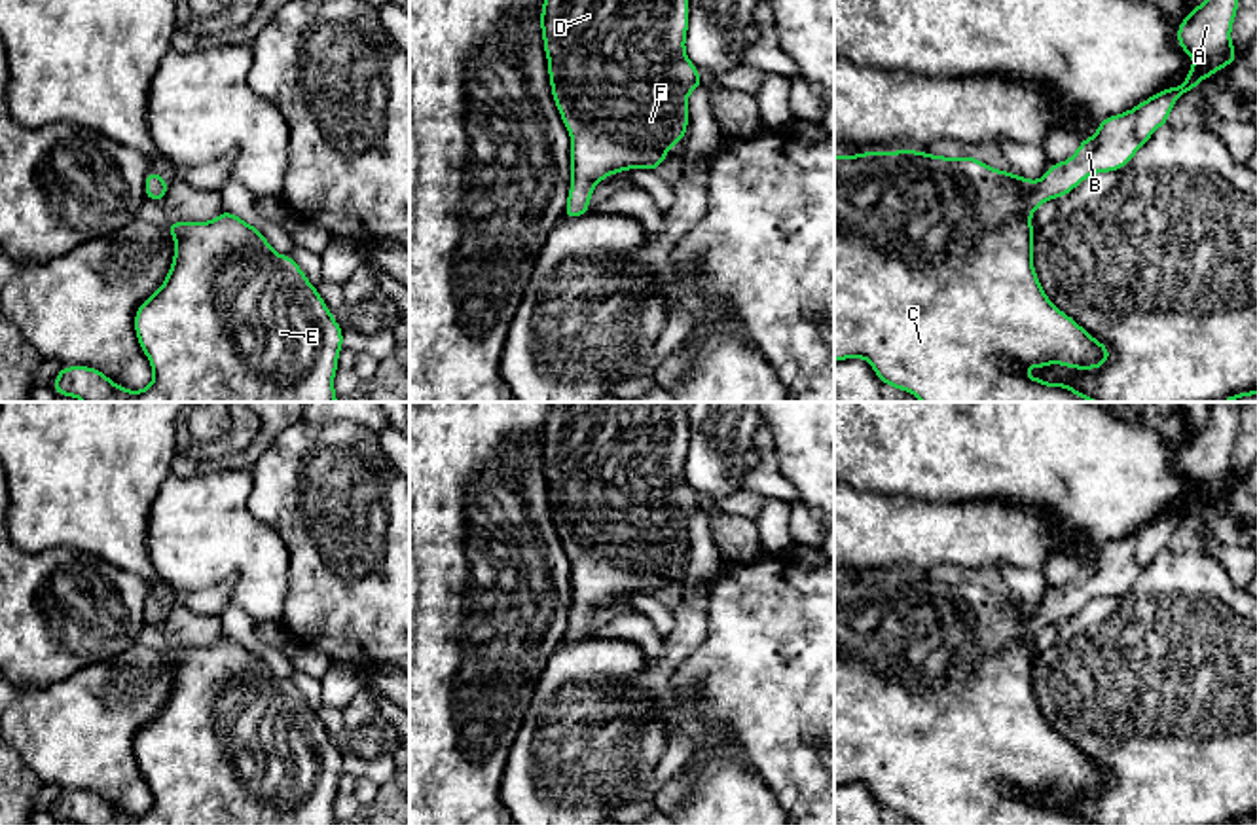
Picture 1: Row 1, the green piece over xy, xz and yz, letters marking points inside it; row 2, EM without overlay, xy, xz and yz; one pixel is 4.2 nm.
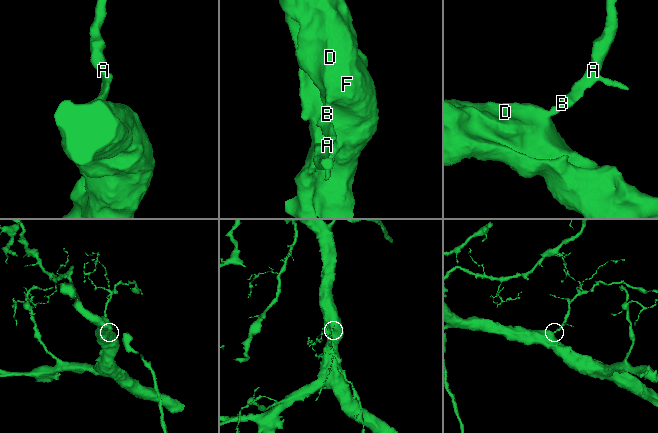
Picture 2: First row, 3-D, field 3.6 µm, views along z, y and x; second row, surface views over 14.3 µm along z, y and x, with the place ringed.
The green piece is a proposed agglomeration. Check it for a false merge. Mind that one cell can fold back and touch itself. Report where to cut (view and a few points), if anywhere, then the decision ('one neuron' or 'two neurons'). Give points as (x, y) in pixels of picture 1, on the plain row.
no cut; one neuron

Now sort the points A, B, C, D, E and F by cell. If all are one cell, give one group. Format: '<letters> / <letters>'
A B C D E F

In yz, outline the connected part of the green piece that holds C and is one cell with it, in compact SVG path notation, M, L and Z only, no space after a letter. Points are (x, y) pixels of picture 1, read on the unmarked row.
M1210 402L1204 429L1191 432L1177 449L1177 470L1194 484L1187 504L1141 525L1132 535L1098 548L1096 559L1083 563L1077 577L1050 588L1041 605L993 594L976 582L933 580L918 575L861 577L834 580L834 787L865 783L882 808L920 825L1096 825L1067 808L1028 802L1024 793L1062 789L1098 795L1111 778L1045 719L1033 692L1031 639L1050 624L1060 624L1096 597L1126 592L1153 558L1168 548L1175 525L1232 489L1238 482L1230 457L1240 429L1244 402Z

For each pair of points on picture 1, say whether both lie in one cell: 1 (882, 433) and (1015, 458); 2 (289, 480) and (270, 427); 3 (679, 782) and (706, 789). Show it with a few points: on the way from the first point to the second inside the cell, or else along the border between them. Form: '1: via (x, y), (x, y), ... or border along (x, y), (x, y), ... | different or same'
1: via (914, 433), (983, 433) | same
2: border along (296, 421), (273, 440), (249, 471) | different
3: border along (685, 769), (689, 795), (679, 805) | different

